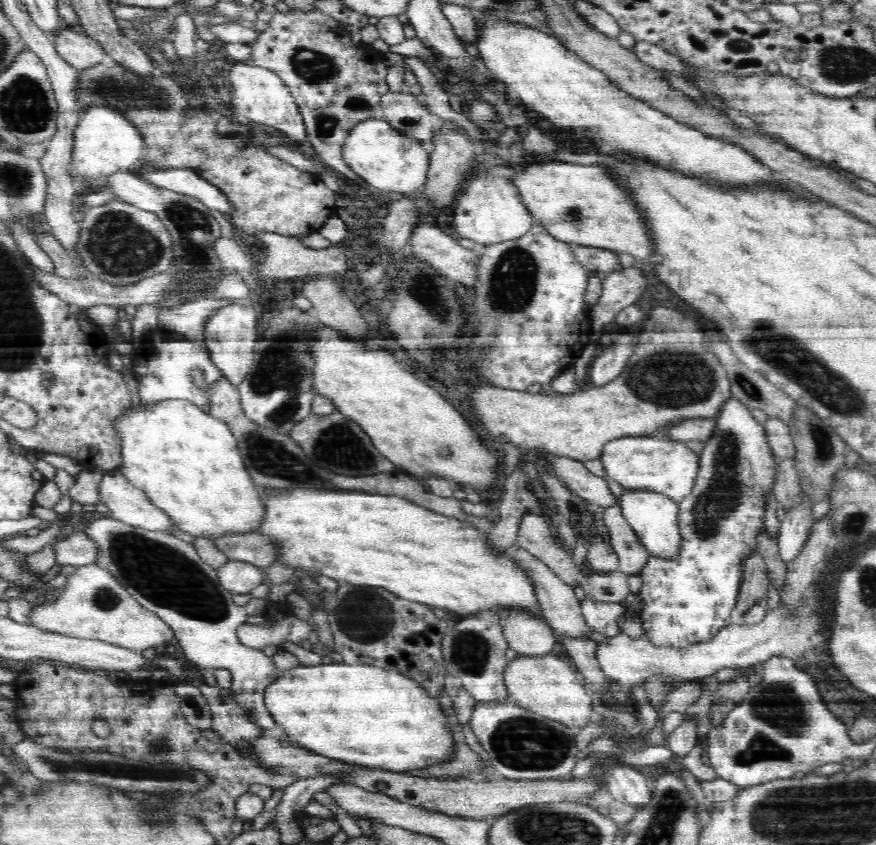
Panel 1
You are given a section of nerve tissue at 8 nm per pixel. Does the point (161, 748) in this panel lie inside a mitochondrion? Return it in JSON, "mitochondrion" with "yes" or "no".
{"mitochondrion":"yes"}

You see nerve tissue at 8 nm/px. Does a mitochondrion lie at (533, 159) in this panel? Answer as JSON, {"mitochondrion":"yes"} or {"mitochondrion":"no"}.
{"mitochondrion":"no"}

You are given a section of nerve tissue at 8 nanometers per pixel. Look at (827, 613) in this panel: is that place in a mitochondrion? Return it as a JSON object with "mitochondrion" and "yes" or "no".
{"mitochondrion":"no"}

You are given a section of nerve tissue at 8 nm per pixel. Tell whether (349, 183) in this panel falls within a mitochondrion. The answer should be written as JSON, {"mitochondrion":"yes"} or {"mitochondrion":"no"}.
{"mitochondrion":"no"}

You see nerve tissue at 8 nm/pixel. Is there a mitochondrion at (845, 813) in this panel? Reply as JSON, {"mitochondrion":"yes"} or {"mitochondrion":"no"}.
{"mitochondrion":"yes"}

